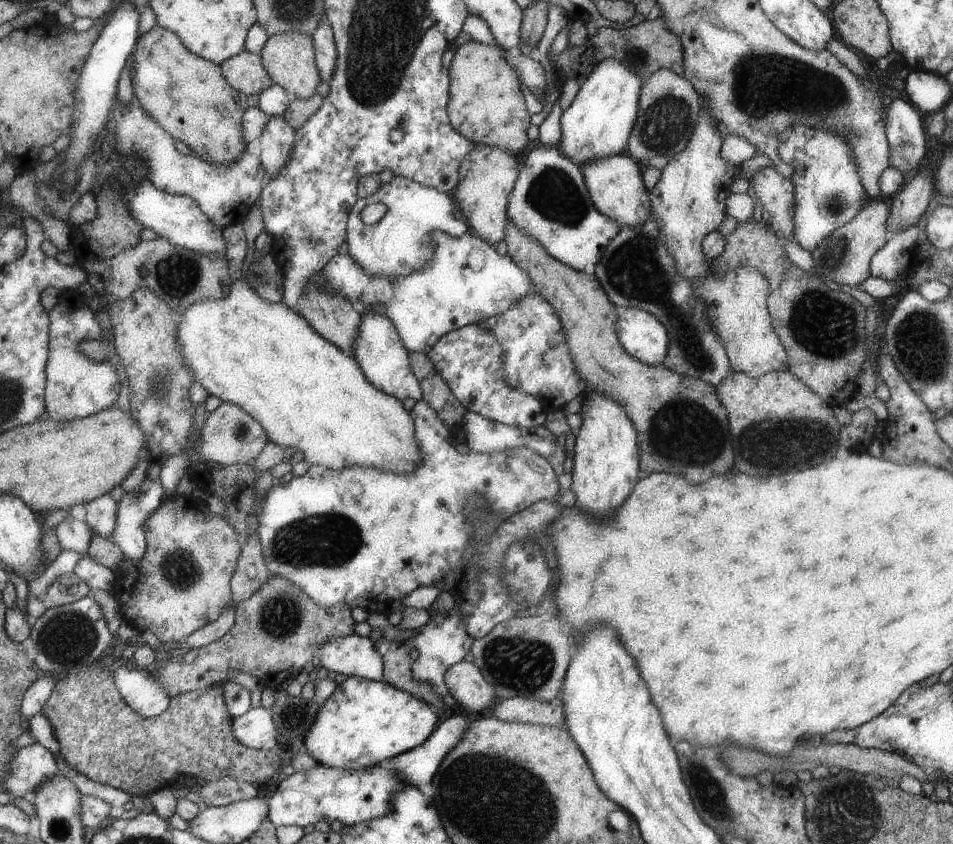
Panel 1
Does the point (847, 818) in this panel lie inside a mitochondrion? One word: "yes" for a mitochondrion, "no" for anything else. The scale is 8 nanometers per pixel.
yes

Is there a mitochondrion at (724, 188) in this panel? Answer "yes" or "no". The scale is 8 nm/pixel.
no

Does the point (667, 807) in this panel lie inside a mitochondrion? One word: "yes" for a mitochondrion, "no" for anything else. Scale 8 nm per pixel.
no

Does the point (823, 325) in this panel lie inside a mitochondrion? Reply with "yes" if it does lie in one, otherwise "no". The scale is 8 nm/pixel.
yes

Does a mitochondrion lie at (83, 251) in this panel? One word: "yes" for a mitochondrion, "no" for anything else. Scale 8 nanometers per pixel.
no

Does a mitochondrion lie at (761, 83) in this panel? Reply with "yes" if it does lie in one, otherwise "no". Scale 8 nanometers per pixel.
yes

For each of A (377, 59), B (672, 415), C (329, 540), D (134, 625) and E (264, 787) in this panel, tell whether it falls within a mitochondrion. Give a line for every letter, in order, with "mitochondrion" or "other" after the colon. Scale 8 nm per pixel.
A: mitochondrion
B: mitochondrion
C: mitochondrion
D: other
E: other

